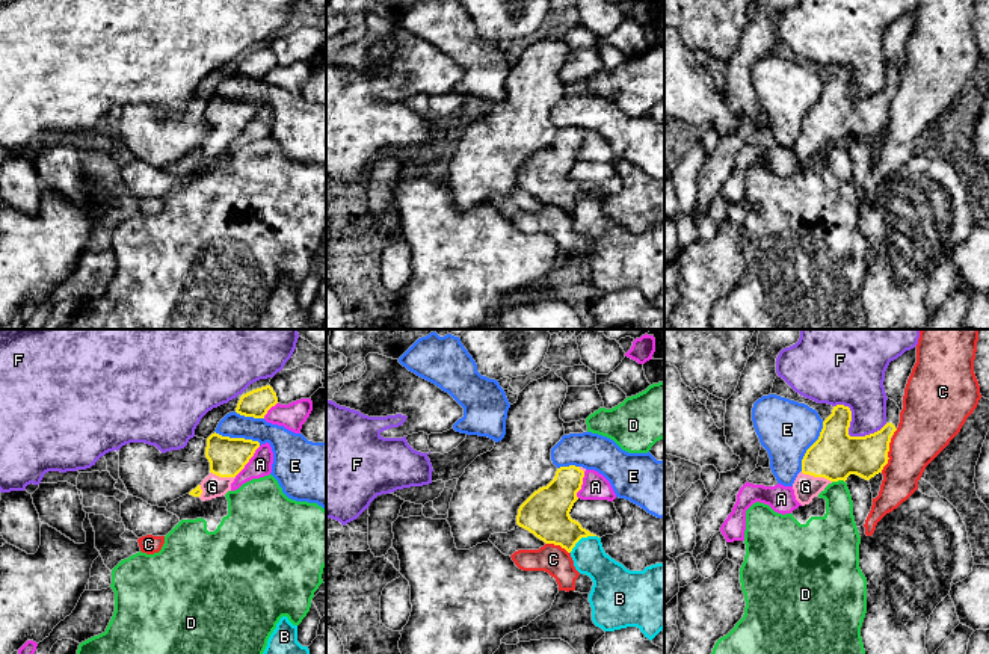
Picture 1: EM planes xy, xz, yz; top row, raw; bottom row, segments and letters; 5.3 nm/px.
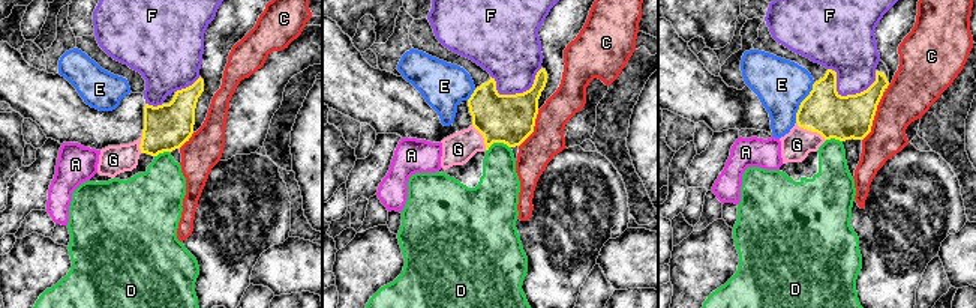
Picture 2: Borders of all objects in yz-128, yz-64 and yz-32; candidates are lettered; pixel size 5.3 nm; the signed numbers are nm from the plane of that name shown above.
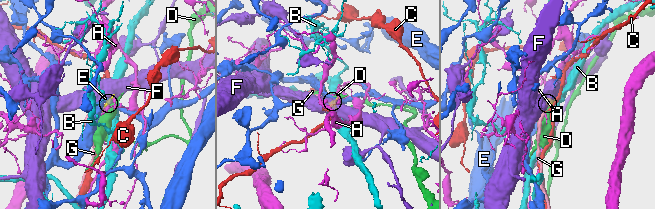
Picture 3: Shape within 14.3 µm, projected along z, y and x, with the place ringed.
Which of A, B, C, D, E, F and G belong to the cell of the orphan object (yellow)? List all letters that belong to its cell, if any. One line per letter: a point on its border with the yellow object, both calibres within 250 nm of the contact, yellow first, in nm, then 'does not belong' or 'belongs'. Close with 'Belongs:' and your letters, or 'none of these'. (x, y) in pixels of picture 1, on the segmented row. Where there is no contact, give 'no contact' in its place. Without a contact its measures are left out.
A: meets yellow in xy at (248, 461); 200 nm thick on the yellow side, 120 nm on the other; does not belong
B: meets yellow in xz at (583, 536); 260 nm thick on the yellow side, 180 nm on the other; does not belong
C: meets yellow in yz at (887, 455); 240 nm thick on the yellow side, 280 nm on the other; does not belong
D: meets yellow in yz at (838, 479); 260 nm thick on the yellow side, 180 nm on the other; does not belong
E: meets yellow in yz at (811, 446); 260 nm thick on the yellow side, 300 nm on the other; does not belong
F: meets yellow in yz at (847, 432); 260 nm thick on the yellow side, 240 nm on the other; does not belong
G: meets yellow in yz at (816, 476); 260 nm thick on the yellow side, 130 nm on the other; belongs
Belongs: G

